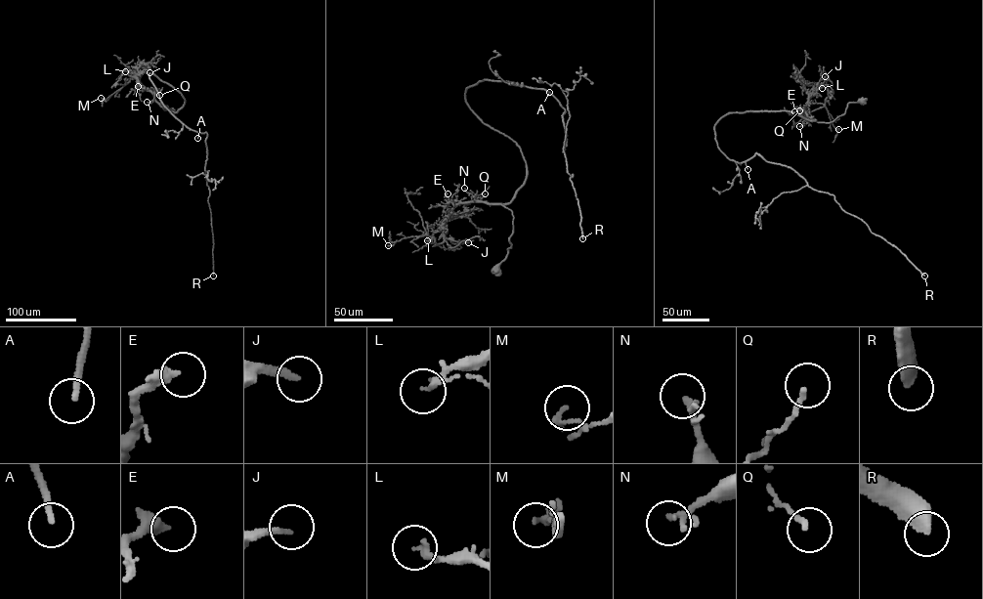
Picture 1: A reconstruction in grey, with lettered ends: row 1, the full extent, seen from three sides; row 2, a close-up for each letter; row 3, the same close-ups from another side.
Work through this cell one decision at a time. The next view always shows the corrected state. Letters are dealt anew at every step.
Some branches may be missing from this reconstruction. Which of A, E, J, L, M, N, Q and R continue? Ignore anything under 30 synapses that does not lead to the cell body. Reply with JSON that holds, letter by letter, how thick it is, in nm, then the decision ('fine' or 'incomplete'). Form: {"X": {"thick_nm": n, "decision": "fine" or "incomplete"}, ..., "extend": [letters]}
{"A": {"thick_nm": 200, "decision": "incomplete"}, "E": {"thick_nm": 280, "decision": "incomplete"}, "J": {"thick_nm": 220, "decision": "fine"}, "L": {"thick_nm": 200, "decision": "fine"}, "M": {"thick_nm": 200, "decision": "fine"}, "N": {"thick_nm": 170, "decision": "fine"}, "Q": {"thick_nm": 150, "decision": "fine"}, "R": {"thick_nm": 440, "decision": "incomplete"}, "extend": ["A", "E", "R"]}

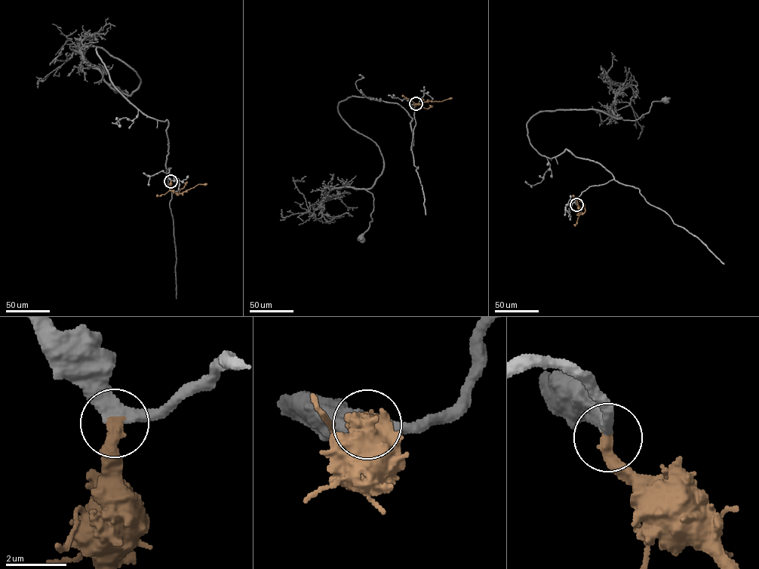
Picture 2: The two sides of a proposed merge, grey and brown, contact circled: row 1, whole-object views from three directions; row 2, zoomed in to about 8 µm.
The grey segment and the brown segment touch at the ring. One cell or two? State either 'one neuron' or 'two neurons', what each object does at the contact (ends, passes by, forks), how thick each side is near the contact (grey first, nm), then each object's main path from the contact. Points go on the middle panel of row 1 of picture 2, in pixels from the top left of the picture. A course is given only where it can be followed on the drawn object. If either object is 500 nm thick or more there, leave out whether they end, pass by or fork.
one neuron; grey passes by; brown ends there; 400 nm thick on the grey side, 460 nm on the other; grey runs (416, 103), (411, 150), (398, 104), (338, 105), (383, 158), (361, 238); brown runs (416, 103), (415, 106), (422, 105), (424, 102), (441, 101), (452, 98)

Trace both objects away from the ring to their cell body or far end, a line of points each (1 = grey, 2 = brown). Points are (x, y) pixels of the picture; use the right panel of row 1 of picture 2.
1: (576, 204), (614, 176), (567, 149), (542, 155), (528, 121), (560, 109), (636, 120), (665, 99)
2: (576, 204), (582, 214), (580, 214), (576, 200), (573, 195)

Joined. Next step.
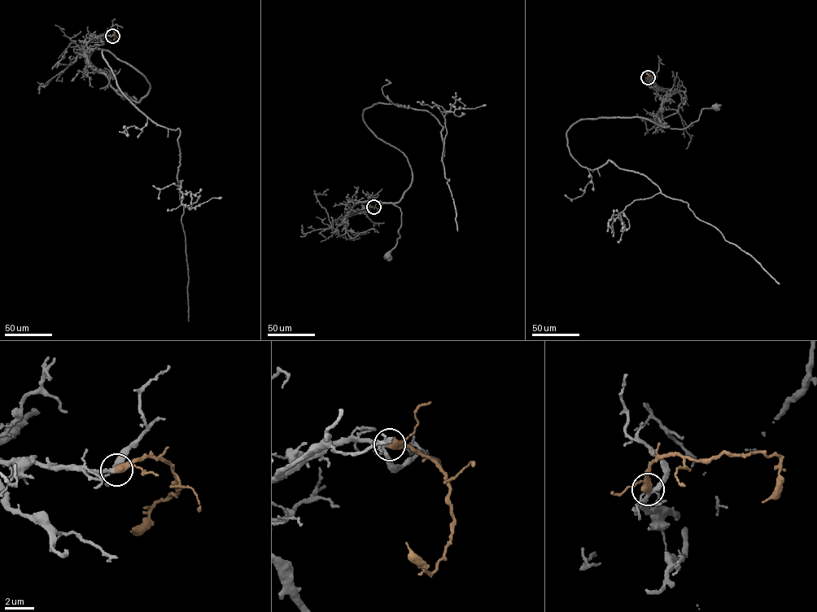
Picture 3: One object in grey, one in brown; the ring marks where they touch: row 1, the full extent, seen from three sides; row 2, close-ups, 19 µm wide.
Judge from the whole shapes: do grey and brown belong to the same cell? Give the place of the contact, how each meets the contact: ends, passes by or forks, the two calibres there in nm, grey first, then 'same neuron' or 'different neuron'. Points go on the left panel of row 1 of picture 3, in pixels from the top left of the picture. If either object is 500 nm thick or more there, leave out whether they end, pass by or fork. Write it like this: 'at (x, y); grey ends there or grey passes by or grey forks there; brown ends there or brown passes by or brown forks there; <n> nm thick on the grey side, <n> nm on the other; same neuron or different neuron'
at (112, 36); grey forks there; brown passes by; 200 nm thick on the grey side, 400 nm on the other; same neuron

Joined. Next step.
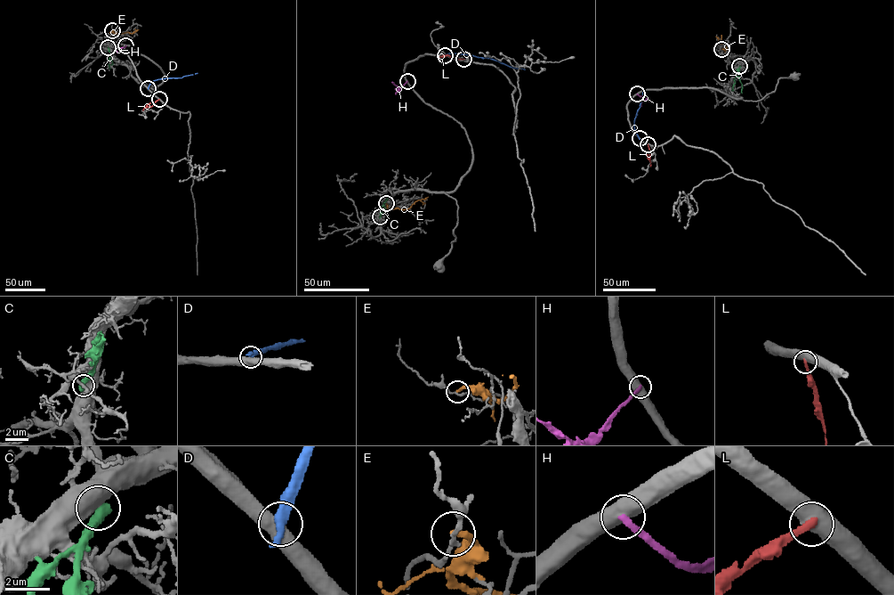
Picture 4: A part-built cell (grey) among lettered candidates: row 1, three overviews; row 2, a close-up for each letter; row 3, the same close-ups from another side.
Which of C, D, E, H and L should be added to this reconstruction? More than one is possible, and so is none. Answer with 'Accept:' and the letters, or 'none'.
Accept: none

